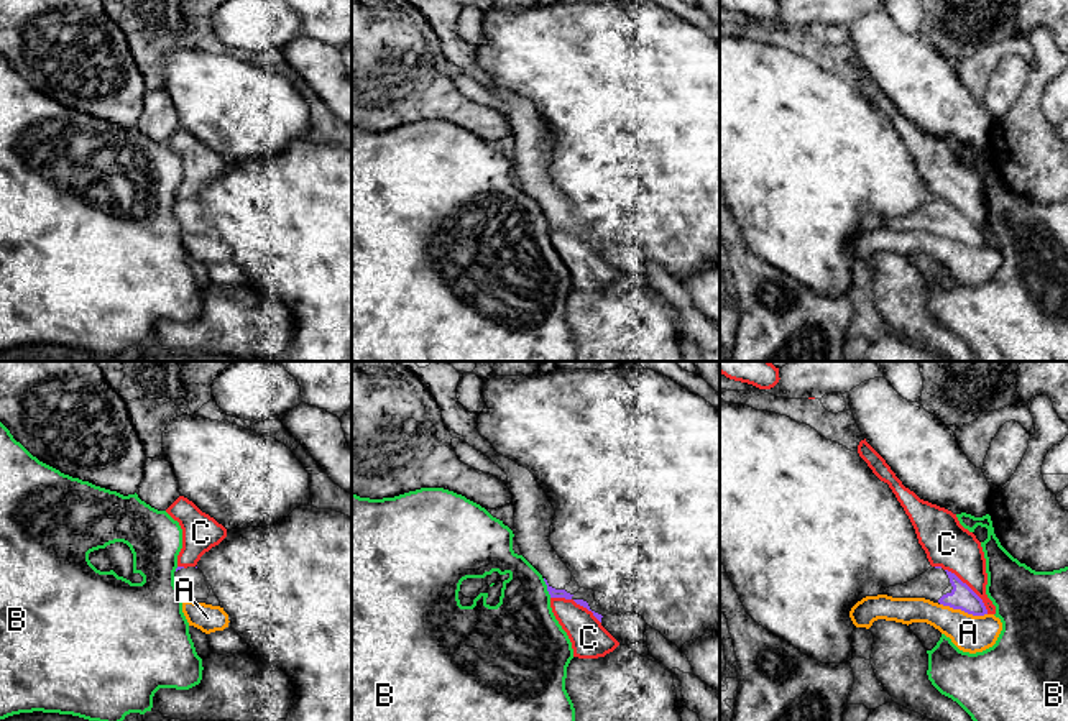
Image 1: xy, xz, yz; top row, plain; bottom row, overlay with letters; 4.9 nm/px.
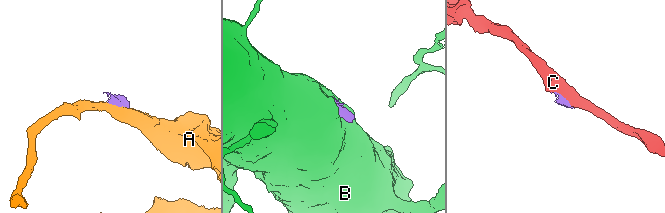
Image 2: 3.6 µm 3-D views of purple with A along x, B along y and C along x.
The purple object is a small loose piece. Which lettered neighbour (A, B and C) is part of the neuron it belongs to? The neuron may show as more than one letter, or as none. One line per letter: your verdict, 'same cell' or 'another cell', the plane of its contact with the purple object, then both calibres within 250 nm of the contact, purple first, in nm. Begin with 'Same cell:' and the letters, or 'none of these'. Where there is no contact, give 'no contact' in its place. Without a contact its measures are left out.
Same cell: none of these
A: another cell | yz | 120/180 nm
B: another cell | xz | 50/360 nm
C: another cell | yz | 120/220 nm

